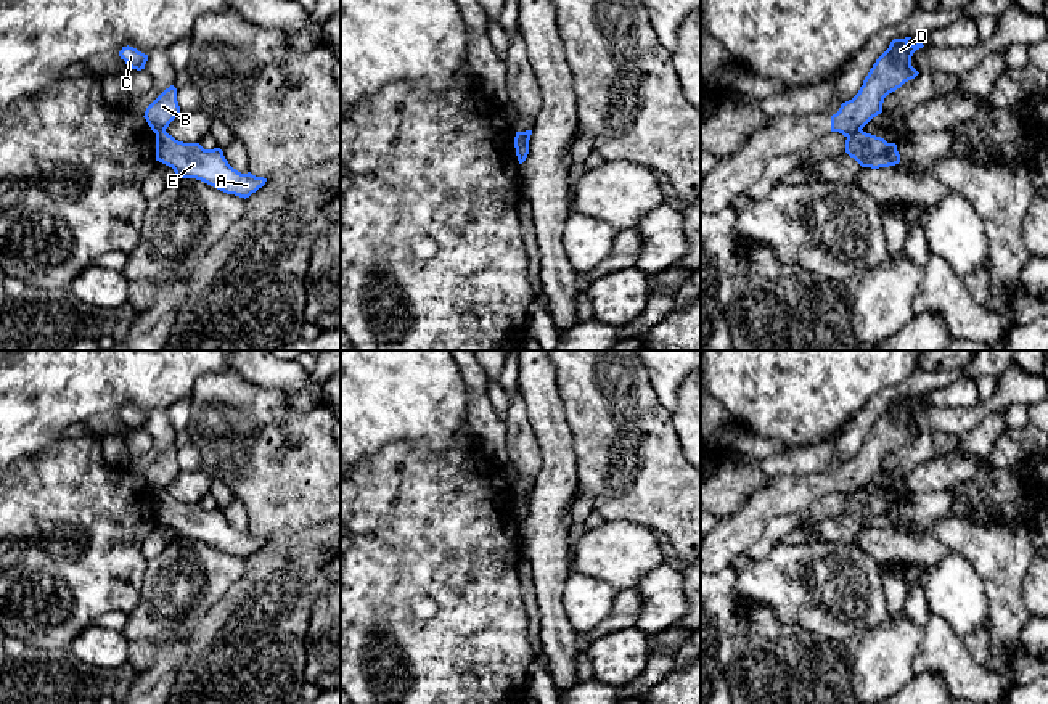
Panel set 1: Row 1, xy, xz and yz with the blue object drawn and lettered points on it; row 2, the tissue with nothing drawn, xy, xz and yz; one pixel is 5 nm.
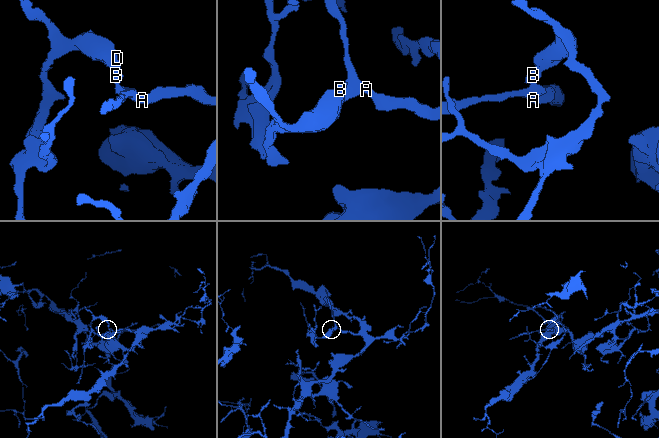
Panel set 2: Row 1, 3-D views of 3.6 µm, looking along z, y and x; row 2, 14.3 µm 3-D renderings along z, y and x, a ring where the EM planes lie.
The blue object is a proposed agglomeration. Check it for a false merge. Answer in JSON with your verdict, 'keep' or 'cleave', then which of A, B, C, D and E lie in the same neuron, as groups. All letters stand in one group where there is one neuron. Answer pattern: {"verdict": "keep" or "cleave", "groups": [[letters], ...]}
{"verdict": "cleave", "groups": [["A", "E"], ["B", "C", "D"]]}

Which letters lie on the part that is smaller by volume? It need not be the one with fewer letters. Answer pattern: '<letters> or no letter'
B, C, D

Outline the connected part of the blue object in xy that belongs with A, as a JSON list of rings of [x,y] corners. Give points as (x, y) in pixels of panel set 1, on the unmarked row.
[[[167,492],[156,495],[156,521],[172,527],[178,538],[196,538],[244,559],[267,542],[233,529],[220,508],[204,510],[199,503],[178,501]]]

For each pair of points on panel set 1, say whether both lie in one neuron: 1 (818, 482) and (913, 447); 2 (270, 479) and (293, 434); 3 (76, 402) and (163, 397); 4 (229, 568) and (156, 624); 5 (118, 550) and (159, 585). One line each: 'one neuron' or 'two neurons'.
1: two neurons
2: one neuron
3: one neuron
4: one neuron
5: two neurons

